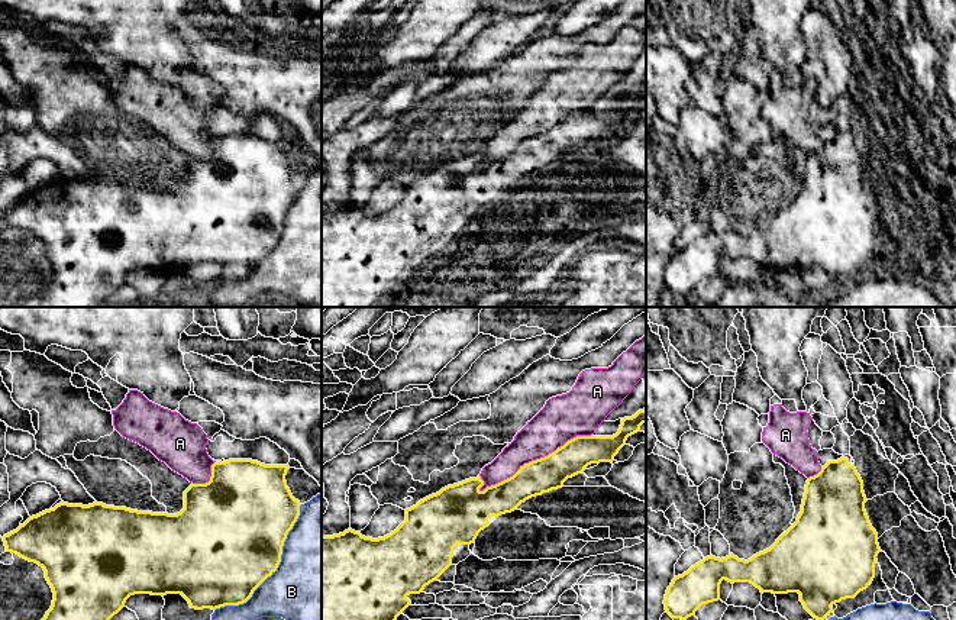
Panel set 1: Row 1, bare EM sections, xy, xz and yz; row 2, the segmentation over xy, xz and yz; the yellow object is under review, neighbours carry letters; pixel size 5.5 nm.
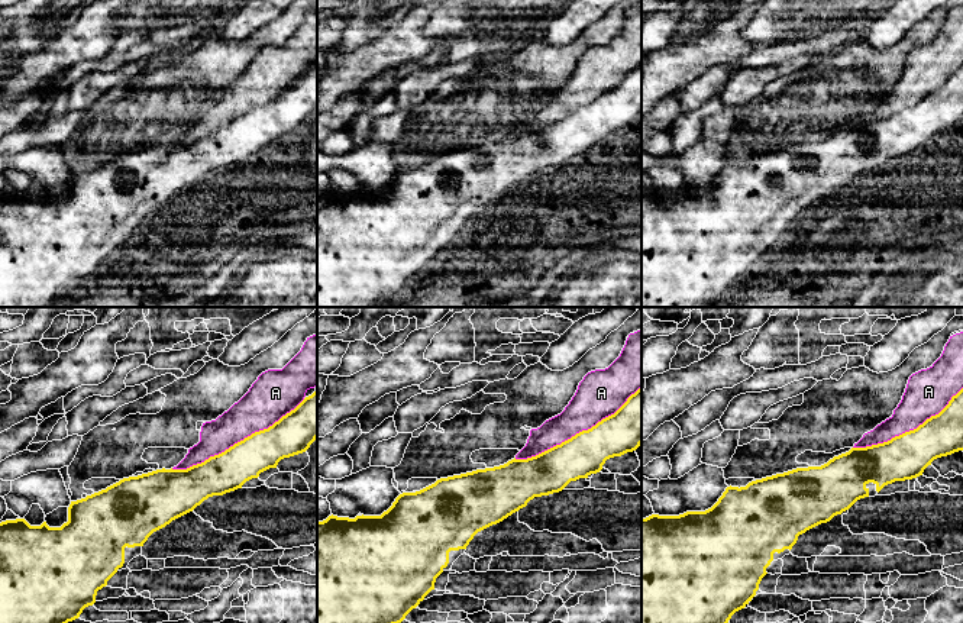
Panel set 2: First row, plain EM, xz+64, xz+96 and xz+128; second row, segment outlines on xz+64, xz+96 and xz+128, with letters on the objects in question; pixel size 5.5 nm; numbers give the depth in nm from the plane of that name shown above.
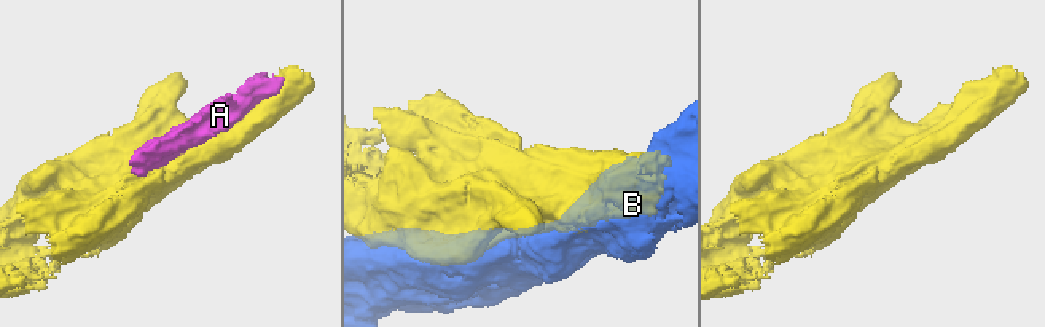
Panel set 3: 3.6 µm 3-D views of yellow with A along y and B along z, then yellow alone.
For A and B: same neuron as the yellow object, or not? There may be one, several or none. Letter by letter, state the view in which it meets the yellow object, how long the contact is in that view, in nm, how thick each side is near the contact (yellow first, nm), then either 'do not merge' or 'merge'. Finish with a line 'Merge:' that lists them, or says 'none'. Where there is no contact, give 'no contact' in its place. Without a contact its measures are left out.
A: meets yellow in xz; contact 700 nm long; 190 nm thick on the yellow side, 240 nm on the other; do not merge
B: meets yellow in xy; contact 750 nm long; 480 nm thick on the yellow side, 500 nm on the other; do not merge
Merge: none

